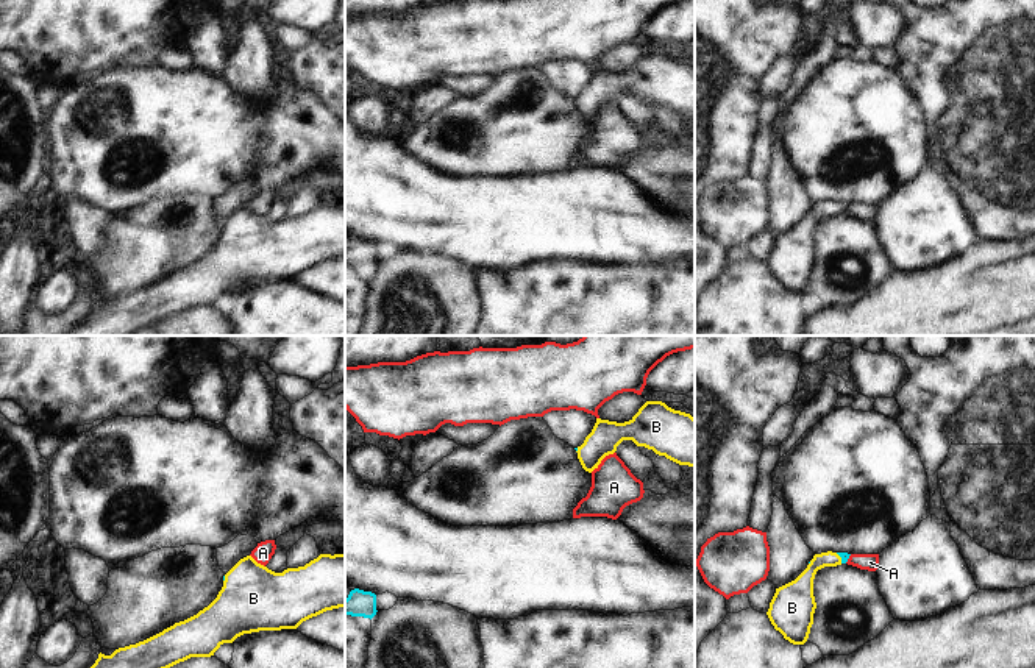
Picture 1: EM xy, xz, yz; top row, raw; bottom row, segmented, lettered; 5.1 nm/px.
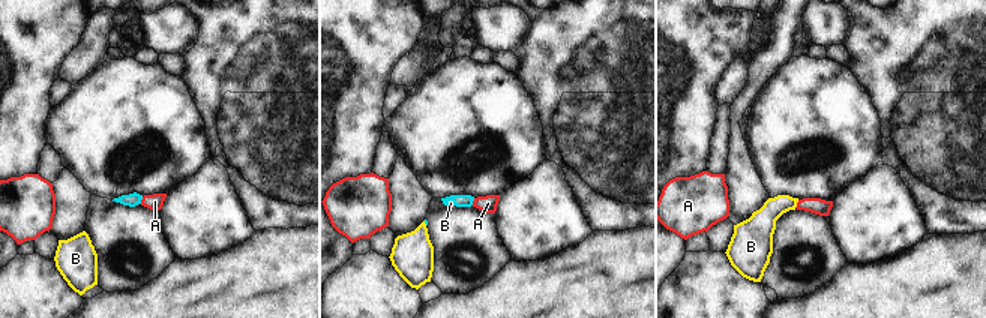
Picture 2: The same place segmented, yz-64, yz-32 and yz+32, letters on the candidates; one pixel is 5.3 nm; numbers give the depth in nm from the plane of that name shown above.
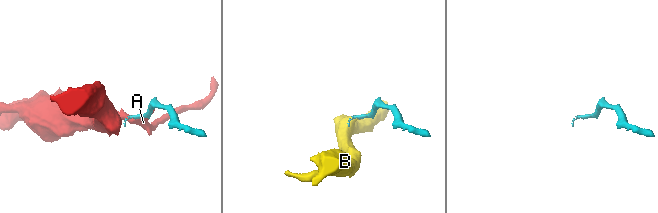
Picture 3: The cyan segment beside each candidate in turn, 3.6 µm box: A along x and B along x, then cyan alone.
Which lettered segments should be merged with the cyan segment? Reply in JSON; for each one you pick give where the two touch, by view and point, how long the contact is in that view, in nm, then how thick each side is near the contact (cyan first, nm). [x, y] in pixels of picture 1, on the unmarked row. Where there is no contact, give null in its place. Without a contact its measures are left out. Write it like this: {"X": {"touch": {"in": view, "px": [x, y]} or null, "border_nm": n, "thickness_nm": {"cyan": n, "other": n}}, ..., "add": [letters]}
{"B": {"touch": {"in": "yz", "px": [840, 206]}, "border_nm": 70, "thickness_nm": {"cyan": 50, "other": 110}}, "add": ["B"]}

